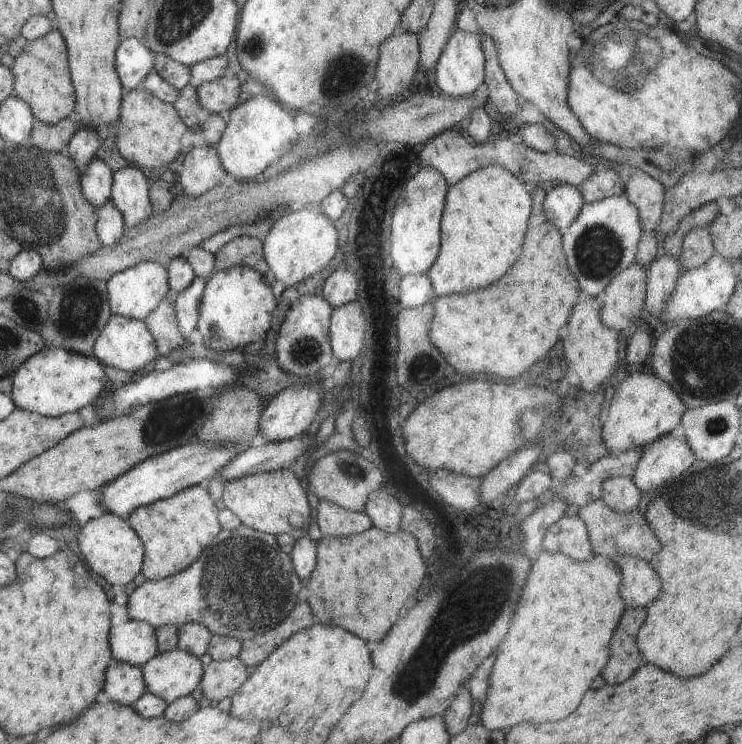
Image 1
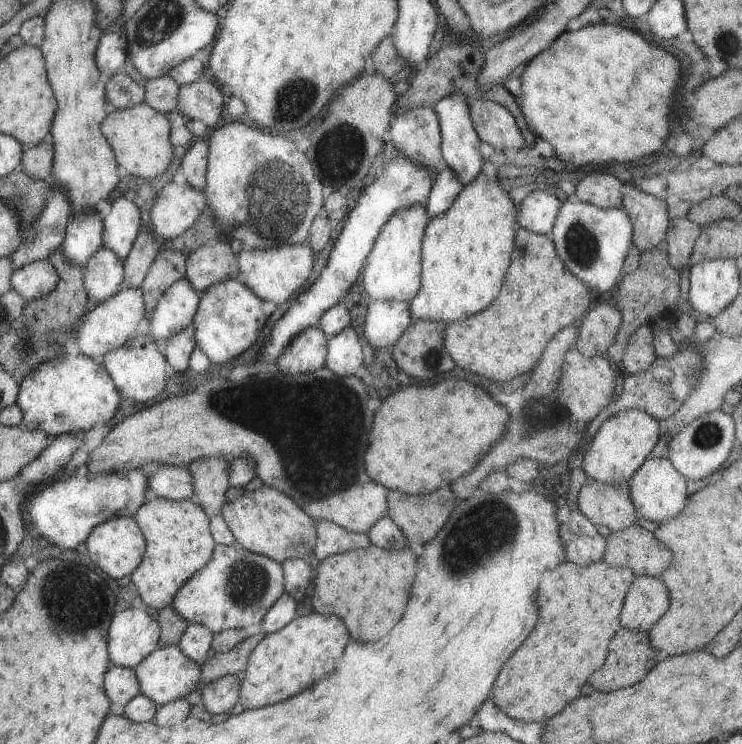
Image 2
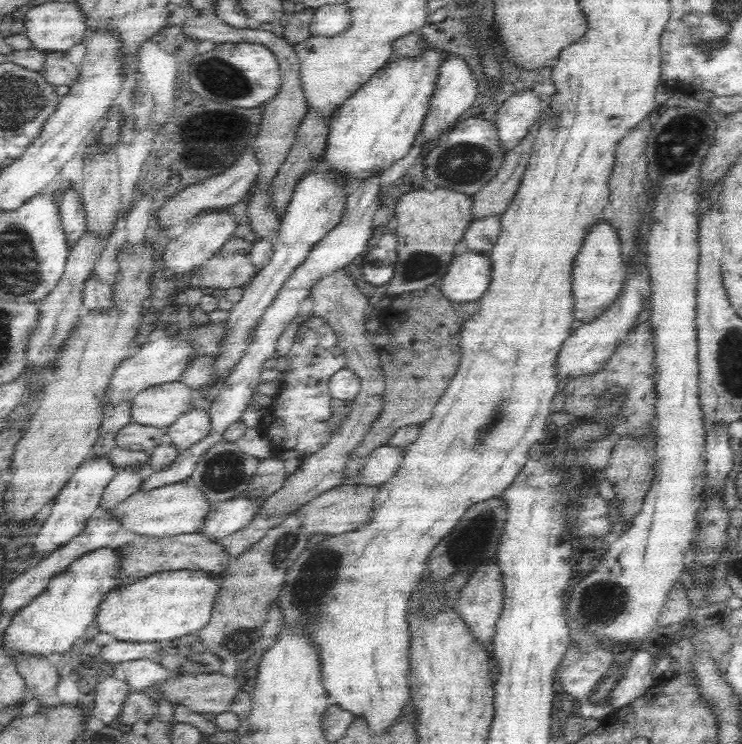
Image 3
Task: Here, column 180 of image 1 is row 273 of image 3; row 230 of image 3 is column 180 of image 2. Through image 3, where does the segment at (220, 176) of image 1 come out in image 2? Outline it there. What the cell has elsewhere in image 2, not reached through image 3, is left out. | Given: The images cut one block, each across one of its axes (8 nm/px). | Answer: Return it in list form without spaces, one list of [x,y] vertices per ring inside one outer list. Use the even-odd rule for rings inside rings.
[[[165,184],[149,210],[149,232],[159,240],[171,240],[193,226],[207,206],[205,194],[187,184]]]

